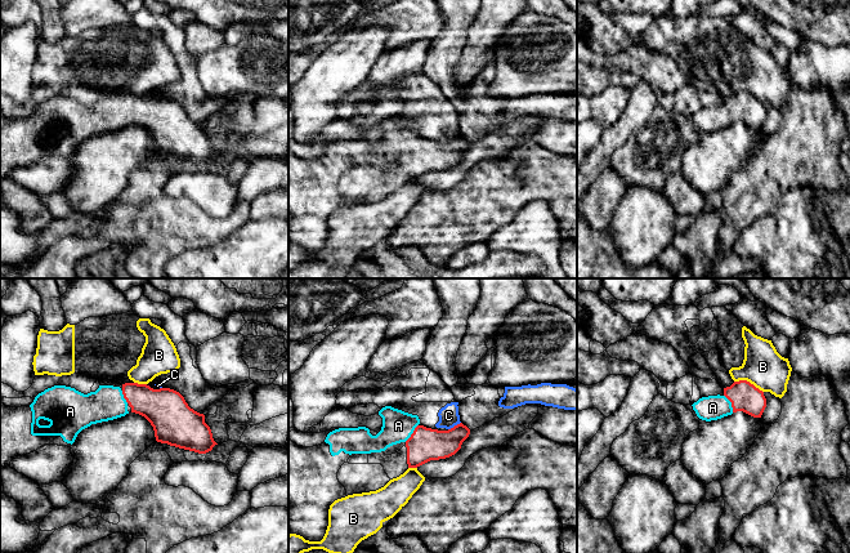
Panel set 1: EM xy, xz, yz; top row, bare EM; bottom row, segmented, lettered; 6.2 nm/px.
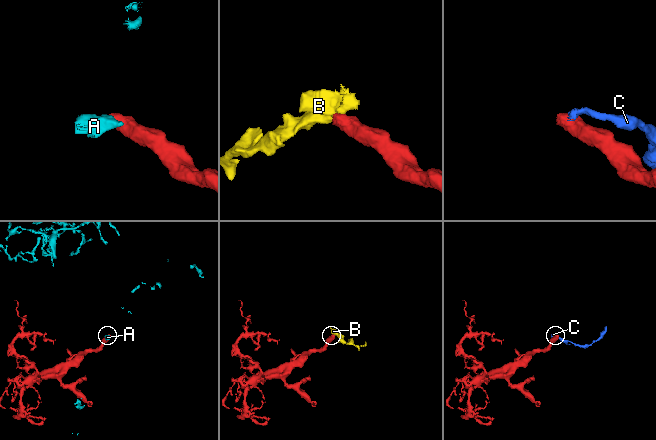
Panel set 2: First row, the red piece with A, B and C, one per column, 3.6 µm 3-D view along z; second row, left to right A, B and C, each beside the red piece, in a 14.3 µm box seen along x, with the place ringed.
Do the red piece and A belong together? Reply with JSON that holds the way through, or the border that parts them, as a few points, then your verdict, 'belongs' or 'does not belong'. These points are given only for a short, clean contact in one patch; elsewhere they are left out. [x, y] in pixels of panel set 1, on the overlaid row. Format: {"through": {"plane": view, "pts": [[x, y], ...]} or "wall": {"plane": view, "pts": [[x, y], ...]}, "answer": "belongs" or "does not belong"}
{"through": {"plane": "xz", "pts": [[425, 444], [412, 433], [398, 426]]}, "answer": "belongs"}

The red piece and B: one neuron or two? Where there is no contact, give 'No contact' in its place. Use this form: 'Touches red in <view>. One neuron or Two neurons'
Touches red in yz. Two neurons

